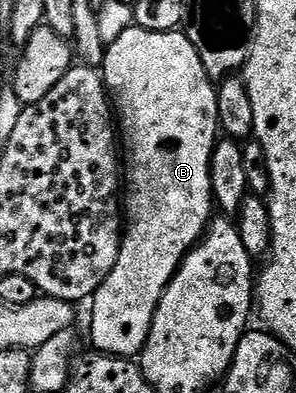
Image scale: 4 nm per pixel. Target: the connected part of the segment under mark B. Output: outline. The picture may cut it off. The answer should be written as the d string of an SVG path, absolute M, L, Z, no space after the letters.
M136 24L107 46L103 77L119 123L120 141L129 151L123 154L127 163L127 185L123 190L124 222L119 260L115 260L115 268L111 268L107 280L103 280L91 299L93 323L89 326L89 338L94 351L132 359L145 347L167 284L181 261L200 242L215 210L209 165L213 147L219 141L217 91L214 79L207 76L203 60L199 60L199 52L195 52L186 34L177 30L151 32Z

